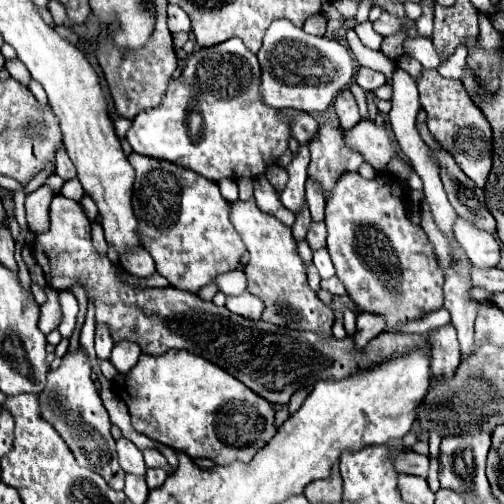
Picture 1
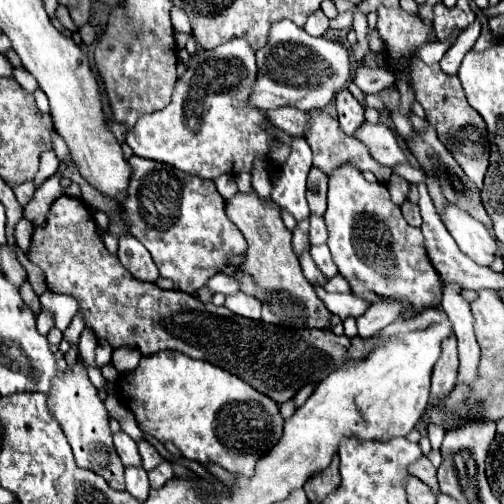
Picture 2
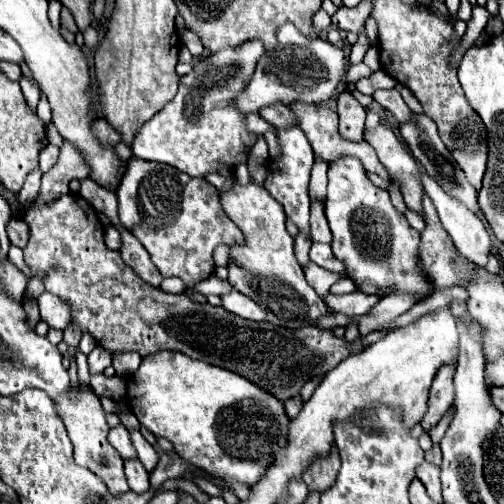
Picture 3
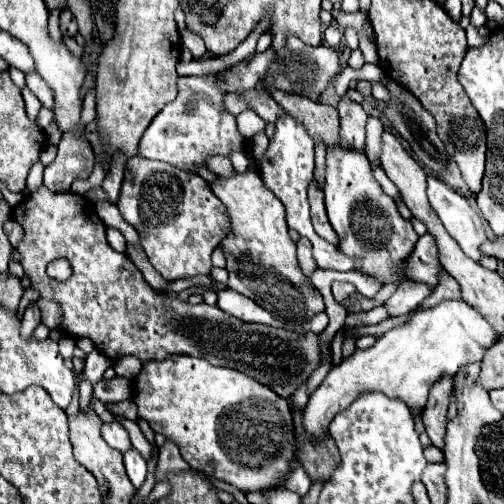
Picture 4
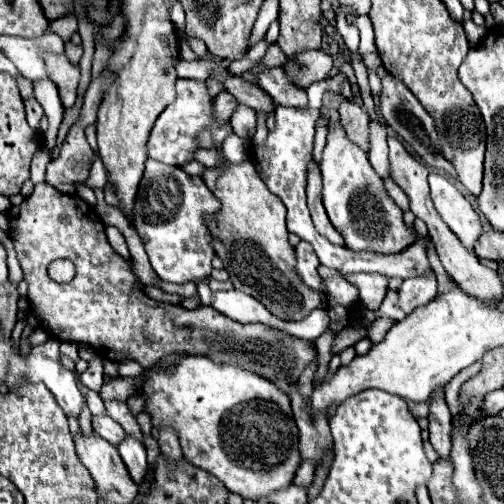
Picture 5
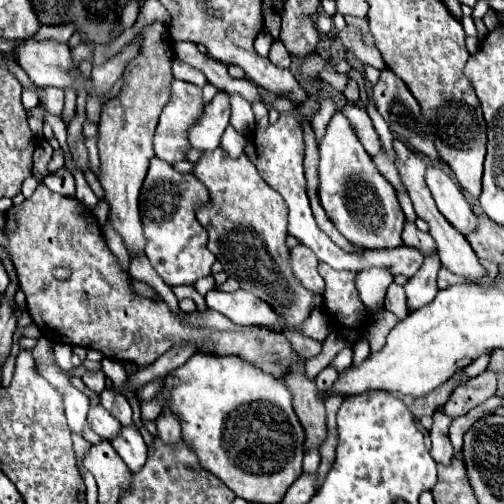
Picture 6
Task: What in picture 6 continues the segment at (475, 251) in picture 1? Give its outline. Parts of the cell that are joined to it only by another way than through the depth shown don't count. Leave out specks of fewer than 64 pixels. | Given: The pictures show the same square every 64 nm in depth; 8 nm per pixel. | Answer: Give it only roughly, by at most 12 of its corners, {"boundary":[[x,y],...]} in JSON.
{"boundary":[[438,166],[426,184],[444,218],[462,234],[476,216],[458,184]]}

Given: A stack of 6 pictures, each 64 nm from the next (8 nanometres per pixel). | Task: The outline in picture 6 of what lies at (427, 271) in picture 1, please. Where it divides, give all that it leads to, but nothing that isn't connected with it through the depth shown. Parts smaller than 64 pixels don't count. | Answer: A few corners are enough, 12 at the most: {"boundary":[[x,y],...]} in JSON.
{"boundary":[[342,112],[320,142],[318,198],[354,246],[402,244],[404,212]]}

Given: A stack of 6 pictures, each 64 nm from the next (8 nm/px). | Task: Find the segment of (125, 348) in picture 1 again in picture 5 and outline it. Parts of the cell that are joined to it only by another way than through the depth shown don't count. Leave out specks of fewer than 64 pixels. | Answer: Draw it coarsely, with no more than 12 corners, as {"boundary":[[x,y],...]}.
{"boundary":[[120,362],[120,376],[142,374],[136,362]]}

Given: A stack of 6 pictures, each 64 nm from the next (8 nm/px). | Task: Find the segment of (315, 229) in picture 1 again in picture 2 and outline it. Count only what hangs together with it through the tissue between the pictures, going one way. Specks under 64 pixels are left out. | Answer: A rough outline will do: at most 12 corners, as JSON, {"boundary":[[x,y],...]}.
{"boundary":[[318,214],[310,216],[310,242],[326,244],[326,224]]}

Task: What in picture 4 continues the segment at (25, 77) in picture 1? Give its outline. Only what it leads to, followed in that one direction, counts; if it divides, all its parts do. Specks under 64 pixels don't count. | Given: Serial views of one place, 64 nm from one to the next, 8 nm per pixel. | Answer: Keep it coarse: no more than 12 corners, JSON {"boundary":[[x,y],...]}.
{"boundary":[[28,88],[22,96],[26,102],[26,114],[36,122],[42,104]]}

